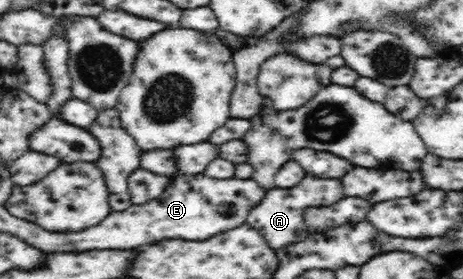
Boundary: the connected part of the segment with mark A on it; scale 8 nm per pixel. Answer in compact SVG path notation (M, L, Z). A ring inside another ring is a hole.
M306 175L296 187L292 189L272 188L264 201L260 201L260 205L256 209L252 209L247 217L247 223L260 232L260 235L268 242L273 249L280 249L292 243L298 243L306 239L310 233L306 231L304 218L302 217L302 209L304 207L322 207L322 205L332 205L336 201L340 201L344 197L342 193L342 183L340 179L318 179L314 175Z

